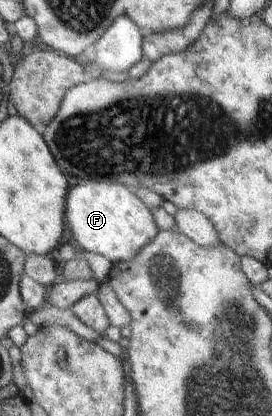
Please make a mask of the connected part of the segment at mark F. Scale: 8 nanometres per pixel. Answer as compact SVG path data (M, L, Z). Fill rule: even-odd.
M84 181L69 189L64 207L72 240L80 248L98 253L111 263L130 261L159 233L154 217L136 193L118 182Z

